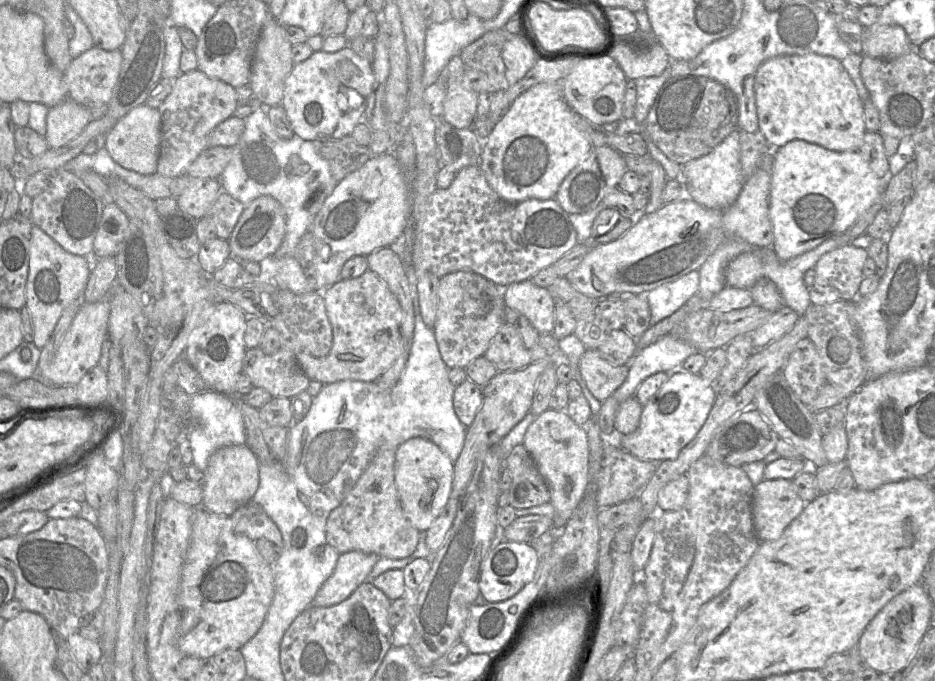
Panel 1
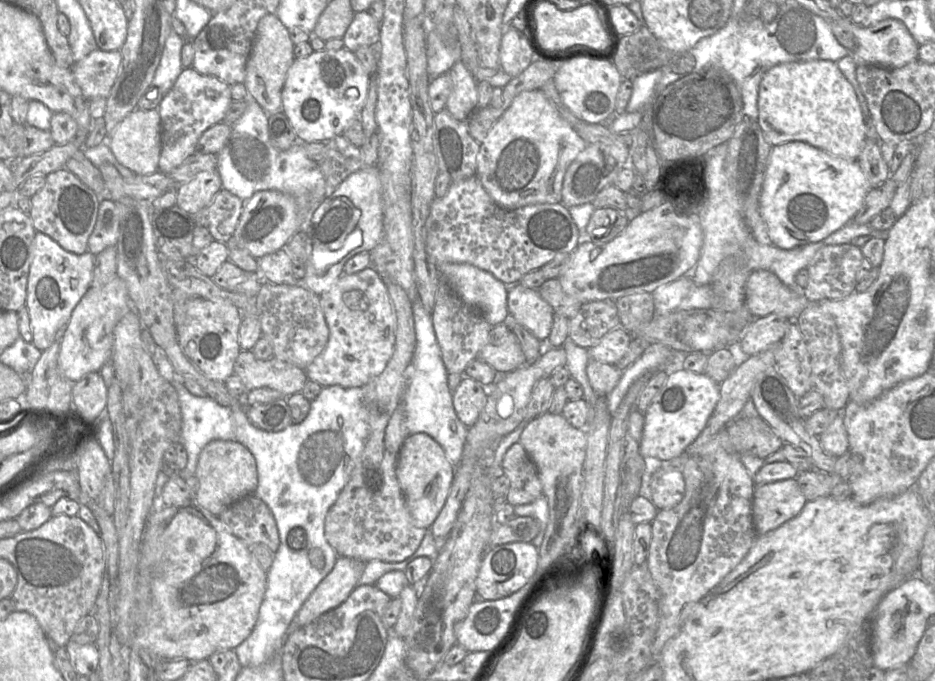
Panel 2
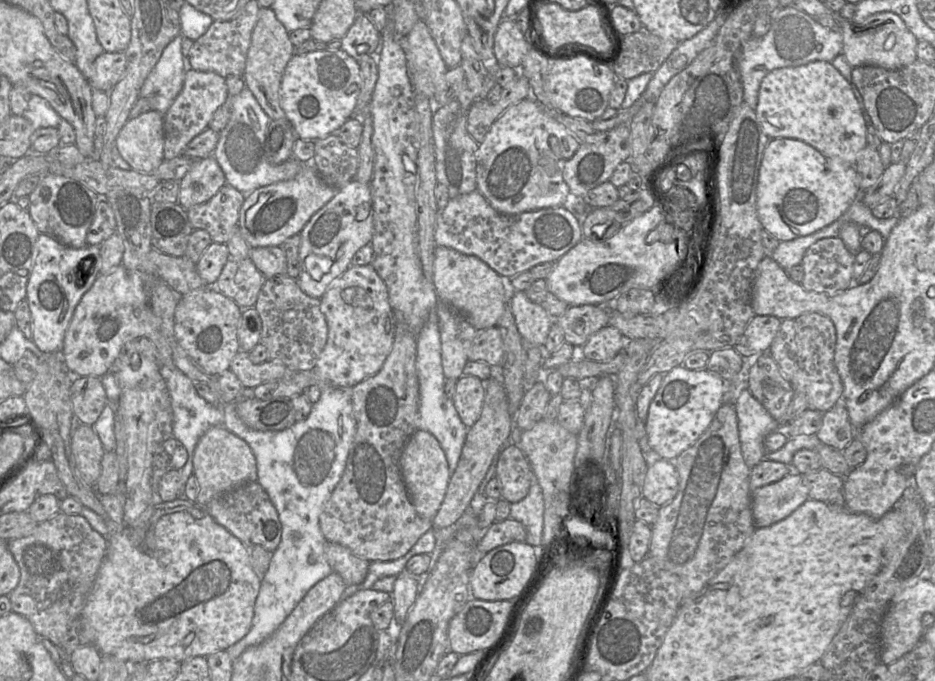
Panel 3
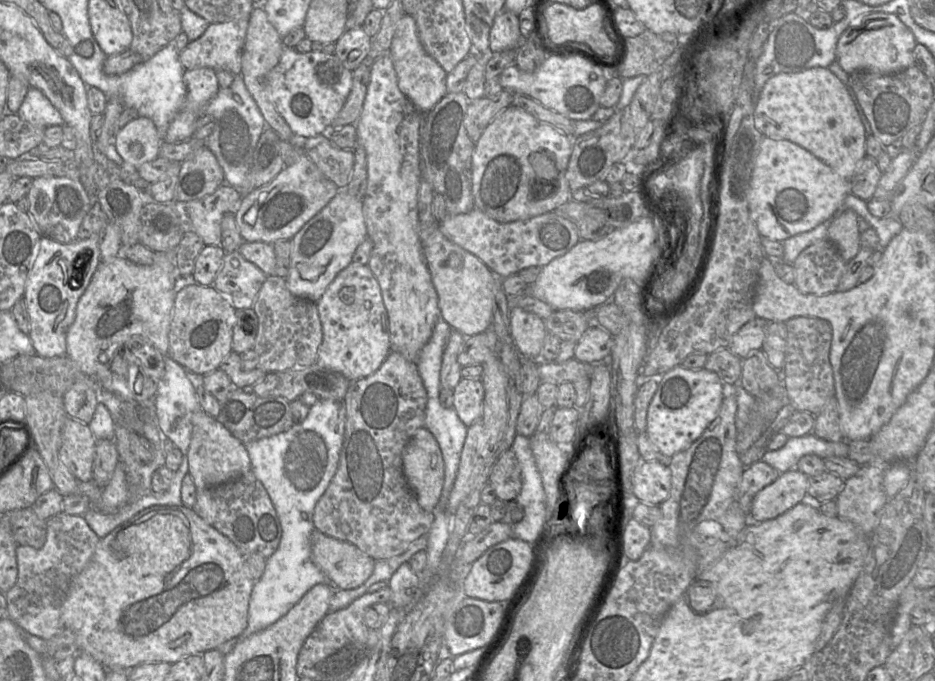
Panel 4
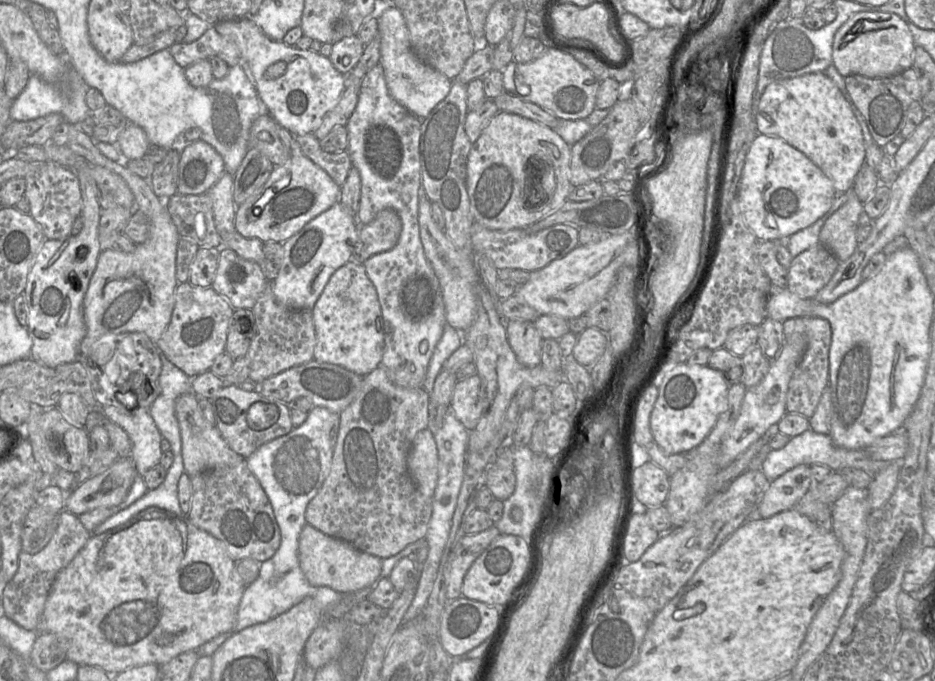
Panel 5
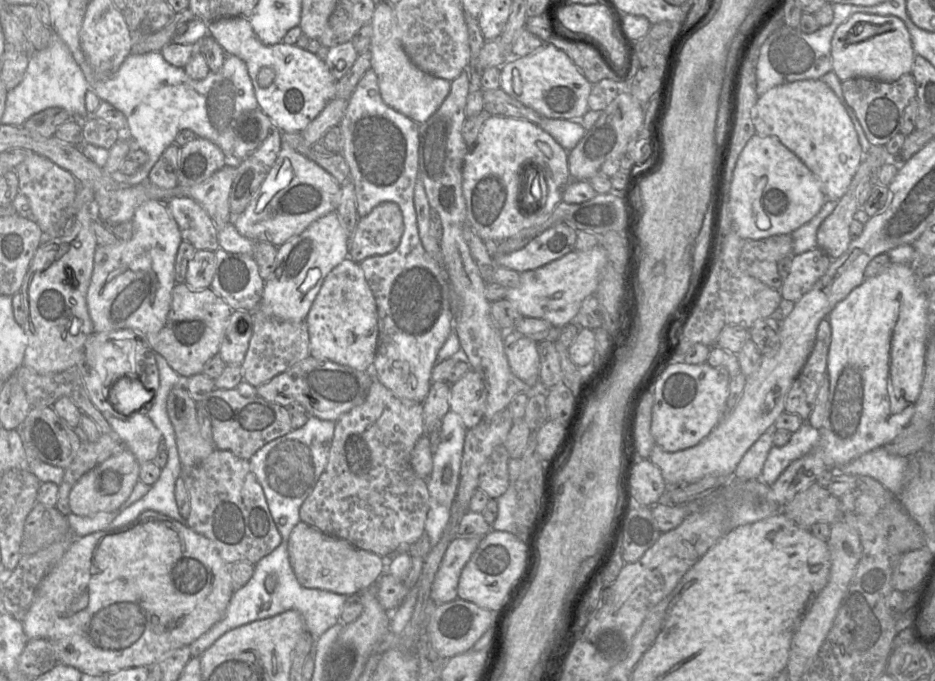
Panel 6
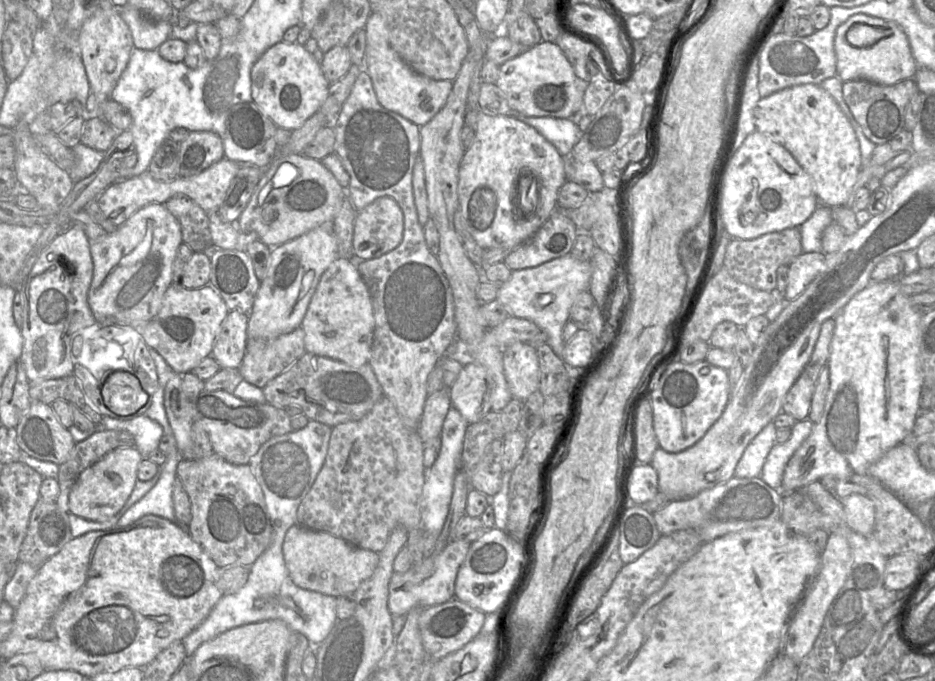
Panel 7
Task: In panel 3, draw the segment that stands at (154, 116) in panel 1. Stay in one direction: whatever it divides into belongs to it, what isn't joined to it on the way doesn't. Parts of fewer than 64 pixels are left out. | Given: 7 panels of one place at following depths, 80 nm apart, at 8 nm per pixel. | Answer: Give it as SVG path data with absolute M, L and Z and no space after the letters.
M149 110L129 118L120 129L115 146L131 169L152 173L164 160L163 115Z

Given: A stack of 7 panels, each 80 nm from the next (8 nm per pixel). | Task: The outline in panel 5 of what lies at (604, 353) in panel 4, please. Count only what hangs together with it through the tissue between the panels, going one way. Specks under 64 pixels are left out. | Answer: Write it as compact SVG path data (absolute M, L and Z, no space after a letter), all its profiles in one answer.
M588 327L578 335L573 348L573 358L582 366L590 368L608 347L608 333Z

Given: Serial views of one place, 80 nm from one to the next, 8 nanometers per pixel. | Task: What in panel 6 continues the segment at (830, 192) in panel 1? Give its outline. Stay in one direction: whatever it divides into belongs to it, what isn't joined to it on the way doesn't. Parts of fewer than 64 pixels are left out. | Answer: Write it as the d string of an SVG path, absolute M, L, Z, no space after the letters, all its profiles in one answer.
M753 135L740 153L730 186L732 230L743 239L791 234L810 221L826 202L818 178L778 138Z

